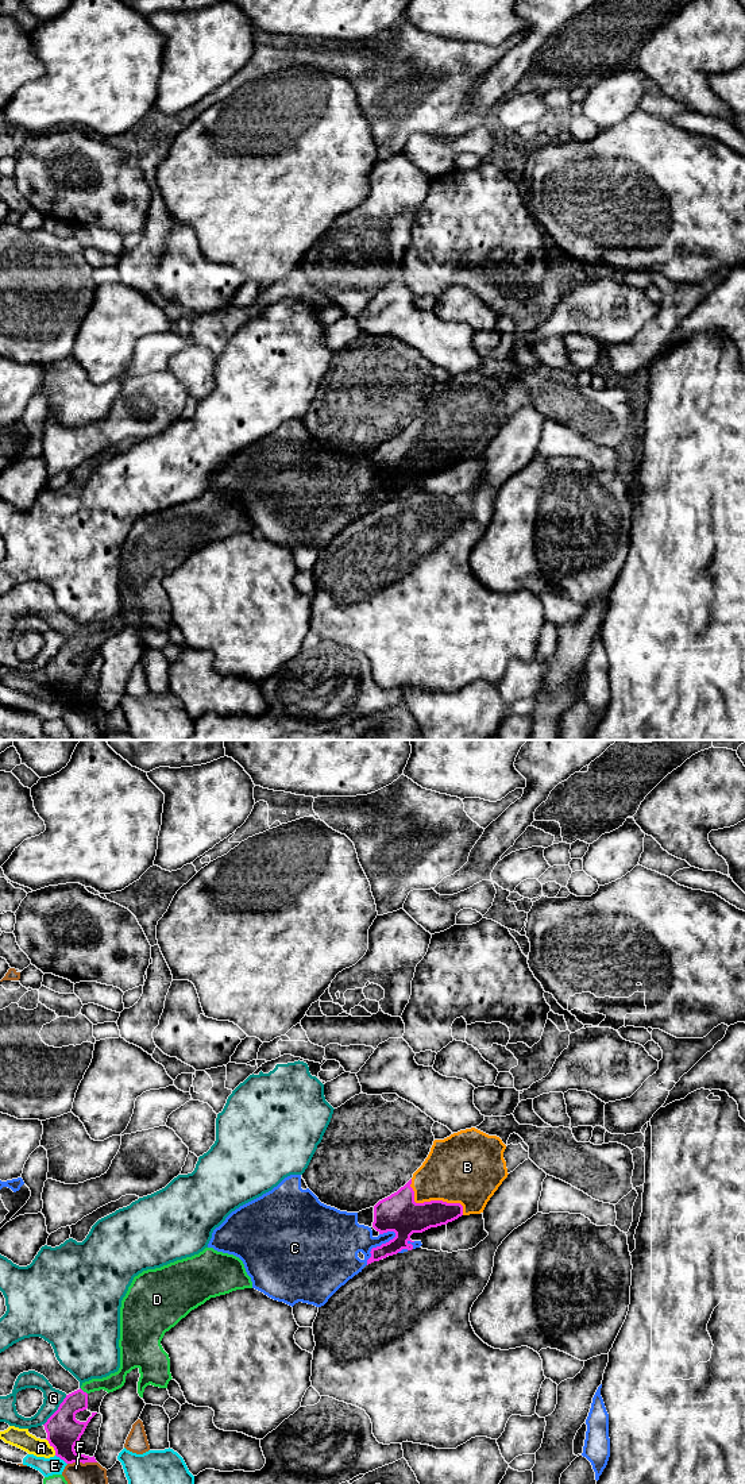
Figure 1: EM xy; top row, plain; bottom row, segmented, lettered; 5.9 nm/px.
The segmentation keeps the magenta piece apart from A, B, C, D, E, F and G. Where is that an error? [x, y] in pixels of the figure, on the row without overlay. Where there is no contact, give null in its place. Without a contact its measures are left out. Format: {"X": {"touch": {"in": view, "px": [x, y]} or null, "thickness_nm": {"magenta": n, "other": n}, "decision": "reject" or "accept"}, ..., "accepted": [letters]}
{"A": {"touch": {"in": "xy", "px": [51, 689]}, "thickness_nm": {"magenta": 200, "other": 120}, "decision": "reject"}, "B": {"touch": {"in": "xy", "px": [432, 444]}, "thickness_nm": {"magenta": 240, "other": 400}, "decision": "accept"}, "C": {"touch": {"in": "xy", "px": [378, 490]}, "thickness_nm": {"magenta": 240, "other": 300}, "decision": "reject"}, "D": {"touch": {"in": "xy", "px": [83, 635]}, "thickness_nm": {"magenta": 200, "other": 100}, "decision": "reject"}, "E": {"touch": {"in": "xy", "px": [61, 702]}, "thickness_nm": {"magenta": 200, "other": 110}, "decision": "reject"}, "F": {"touch": {"in": "xy", "px": [81, 705]}, "thickness_nm": {"magenta": 200, "other": 220}, "decision": "reject"}, "G": {"touch": {"in": "xy", "px": [57, 654]}, "thickness_nm": {"magenta": 200, "other": 110}, "decision": "reject"}, "accepted": ["B"]}

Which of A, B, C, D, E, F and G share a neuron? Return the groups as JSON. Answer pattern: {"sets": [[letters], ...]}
{"sets": [["A"], ["B"], ["C"], ["D"], ["E"], ["F"], ["G"]]}

